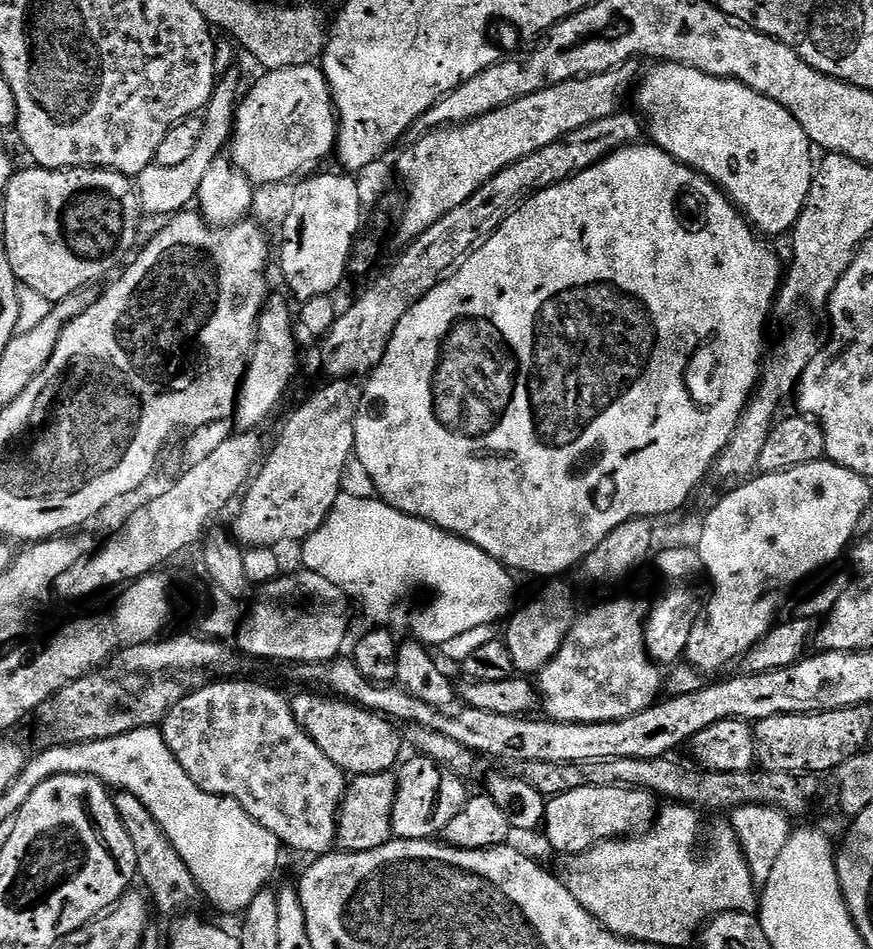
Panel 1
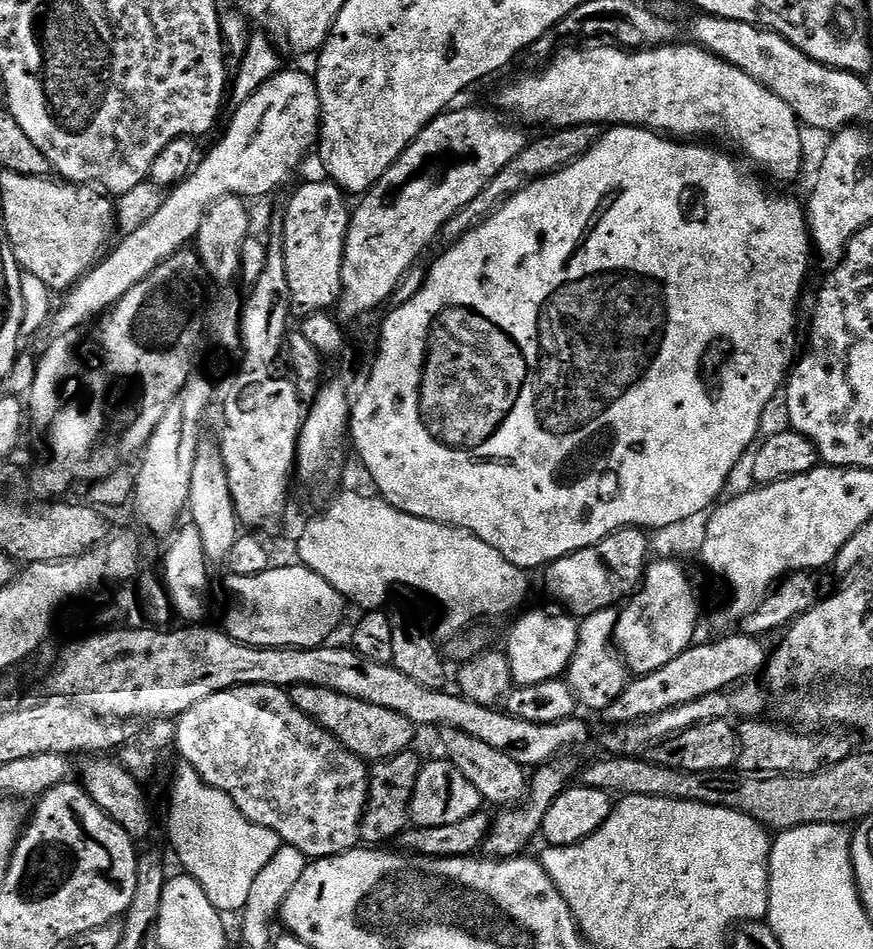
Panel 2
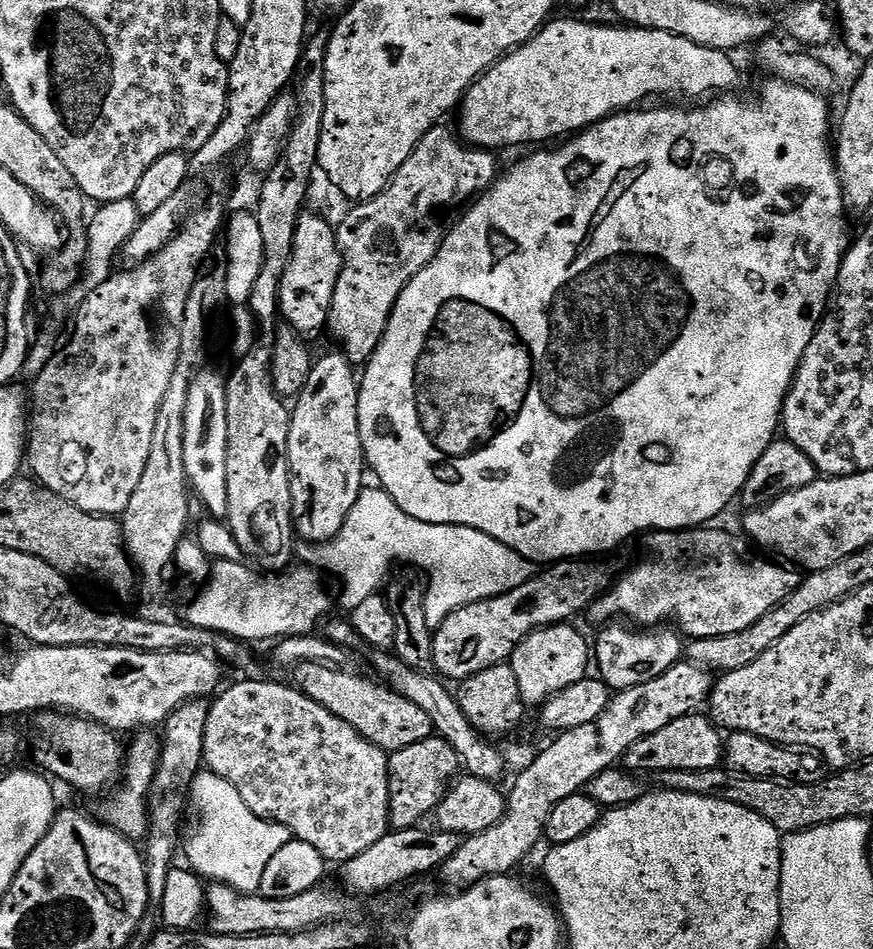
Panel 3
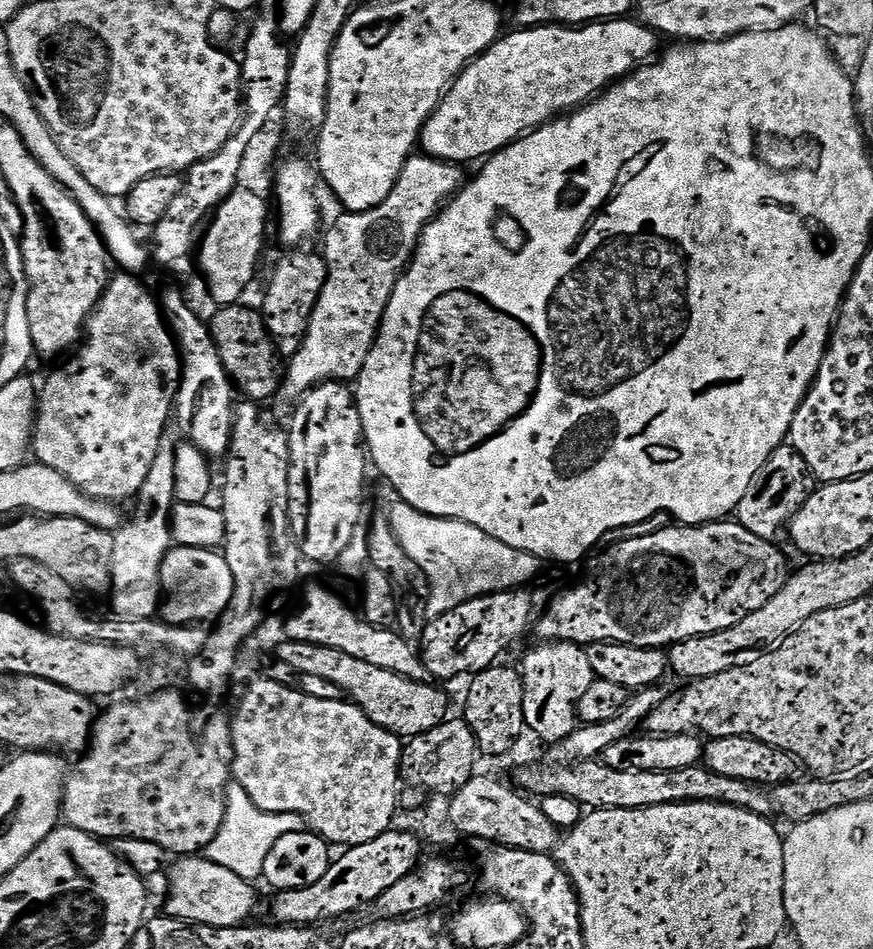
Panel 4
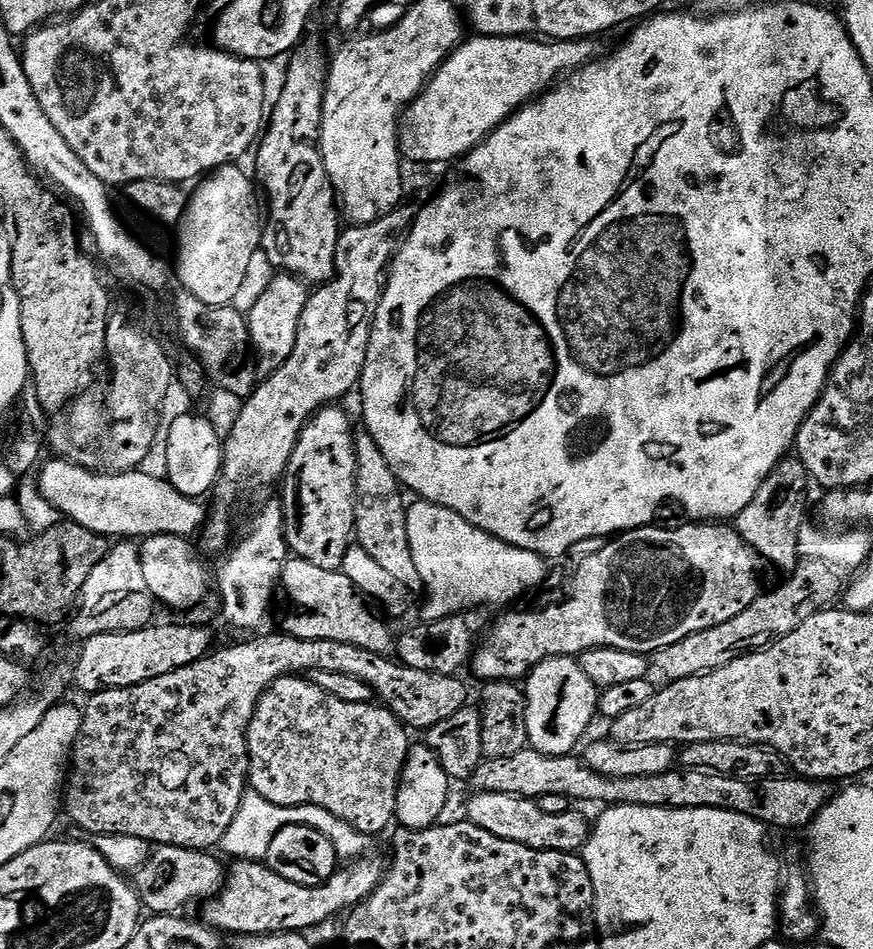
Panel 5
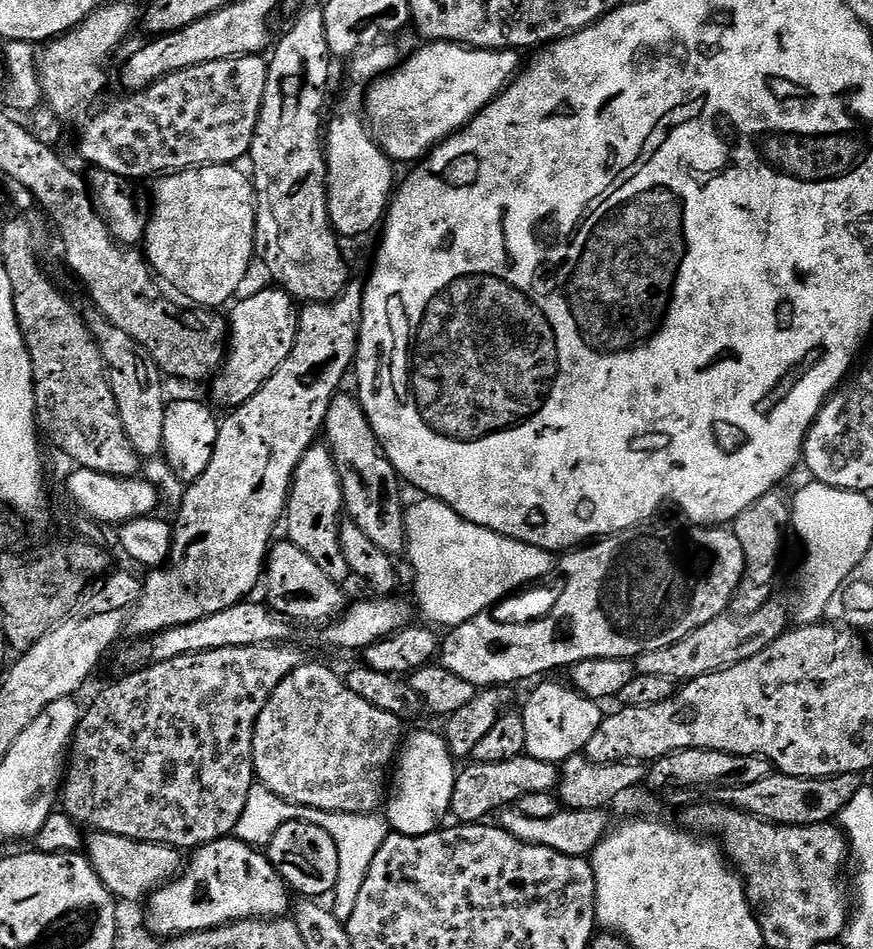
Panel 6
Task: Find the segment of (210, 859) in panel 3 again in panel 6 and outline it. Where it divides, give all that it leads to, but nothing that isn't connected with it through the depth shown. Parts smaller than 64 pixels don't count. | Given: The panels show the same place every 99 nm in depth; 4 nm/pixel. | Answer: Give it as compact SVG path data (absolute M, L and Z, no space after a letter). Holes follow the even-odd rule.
M256 782L250 790L250 798L246 798L246 810L242 810L242 818L238 818L234 836L243 844L267 846L272 842L272 835L283 824L289 824L295 820L305 820L308 824L326 830L326 834L334 838L334 846L338 846L340 880L335 886L330 907L338 919L348 921L350 914L354 914L354 906L358 903L358 893L362 890L362 882L366 882L366 874L370 874L370 862L374 862L378 850L382 850L390 834L387 819L376 812L350 814L349 812L327 812L310 806L302 806L282 799L278 794L271 792L265 784Z

